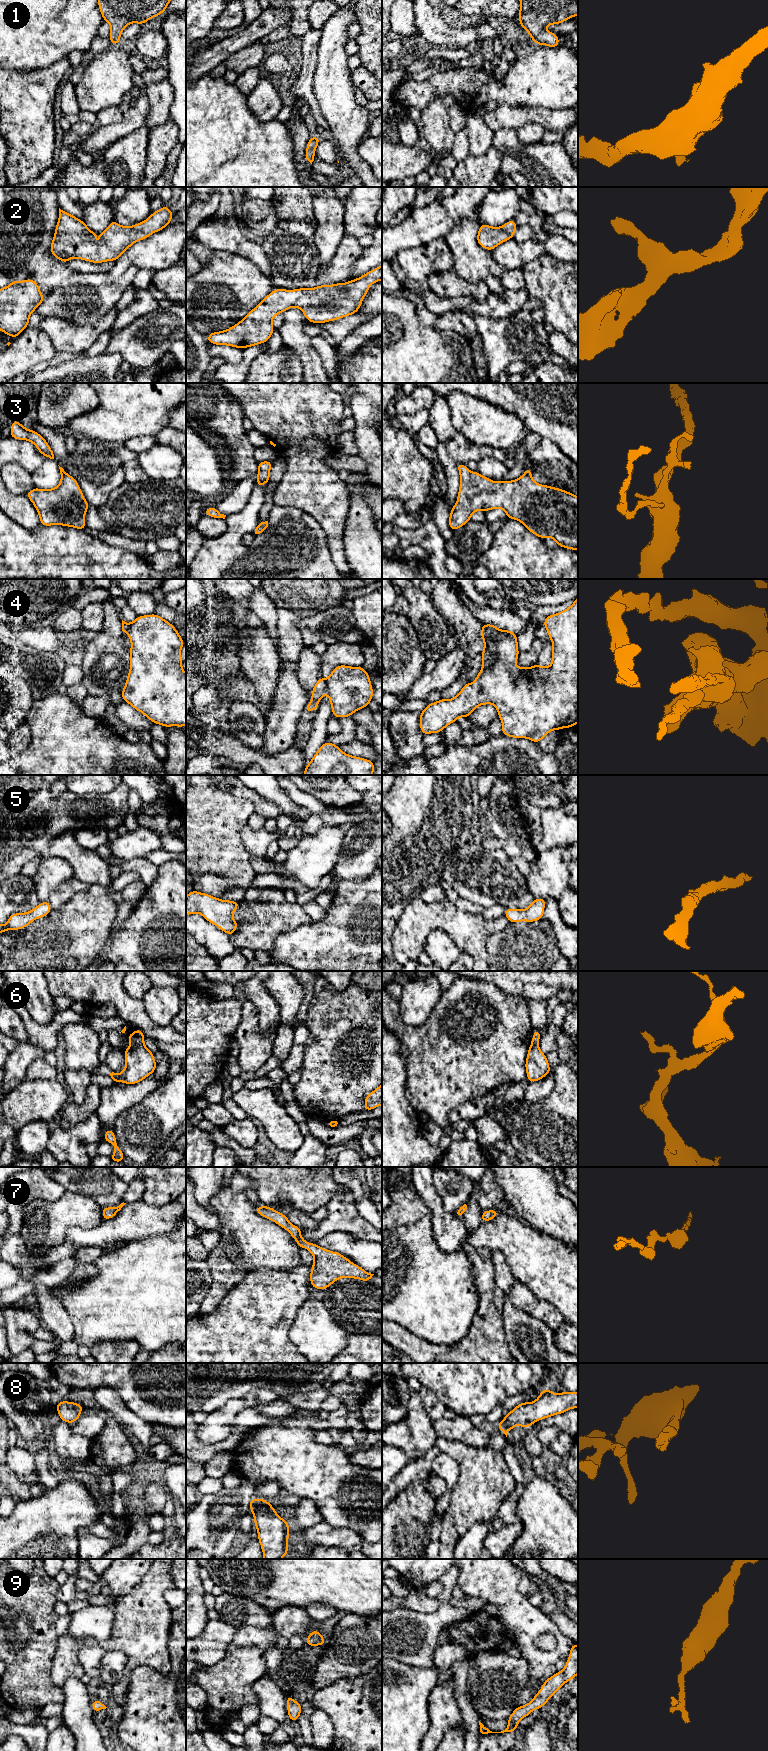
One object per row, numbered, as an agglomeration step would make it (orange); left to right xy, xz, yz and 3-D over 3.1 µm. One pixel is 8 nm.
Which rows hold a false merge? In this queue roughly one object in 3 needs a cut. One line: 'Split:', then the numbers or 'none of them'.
Split: 4, 6

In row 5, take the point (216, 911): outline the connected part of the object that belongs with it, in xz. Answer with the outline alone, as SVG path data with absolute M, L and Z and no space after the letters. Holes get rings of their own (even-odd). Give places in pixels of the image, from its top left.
M192 890L186 895L186 915L199 913L208 922L216 925L226 934L235 933L238 923L232 916L240 902L221 900L206 893Z

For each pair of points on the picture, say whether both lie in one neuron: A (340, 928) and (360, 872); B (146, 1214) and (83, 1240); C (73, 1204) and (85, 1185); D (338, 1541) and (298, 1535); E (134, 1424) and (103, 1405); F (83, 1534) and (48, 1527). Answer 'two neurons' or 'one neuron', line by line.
A: two neurons
B: one neuron
C: two neurons
D: one neuron
E: one neuron
F: two neurons

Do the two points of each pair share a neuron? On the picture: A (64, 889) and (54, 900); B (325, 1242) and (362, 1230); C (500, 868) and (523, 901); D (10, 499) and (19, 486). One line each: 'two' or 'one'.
A: one
B: two
C: one
D: two

